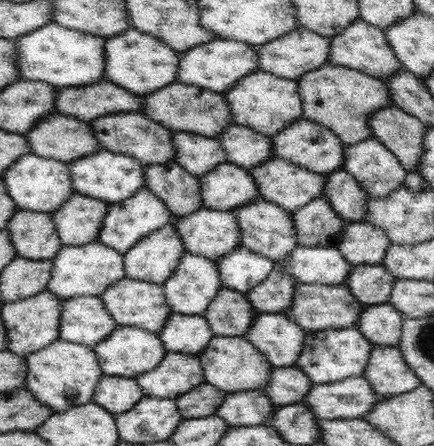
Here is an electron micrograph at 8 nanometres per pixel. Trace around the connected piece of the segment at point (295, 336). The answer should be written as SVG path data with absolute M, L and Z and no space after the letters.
M259 313L251 322L244 337L251 342L274 367L293 366L300 356L306 331L288 315Z

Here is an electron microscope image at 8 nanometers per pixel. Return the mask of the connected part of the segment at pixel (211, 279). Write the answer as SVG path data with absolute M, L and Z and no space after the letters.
M186 251L179 258L175 274L168 277L161 284L161 287L164 289L165 299L173 312L203 316L213 296L216 296L220 288L224 287L220 282L218 269L215 261L212 259Z

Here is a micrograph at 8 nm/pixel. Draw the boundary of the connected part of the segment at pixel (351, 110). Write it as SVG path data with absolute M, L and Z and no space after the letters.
M324 64L296 81L302 99L302 117L332 130L344 145L374 138L368 118L376 109L394 105L383 80L357 72L352 68Z

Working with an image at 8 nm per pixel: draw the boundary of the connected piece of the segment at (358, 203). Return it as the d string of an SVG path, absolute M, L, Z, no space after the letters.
M343 168L325 175L324 194L321 198L332 203L334 212L344 221L364 221L367 205L372 197L366 192L349 172Z

